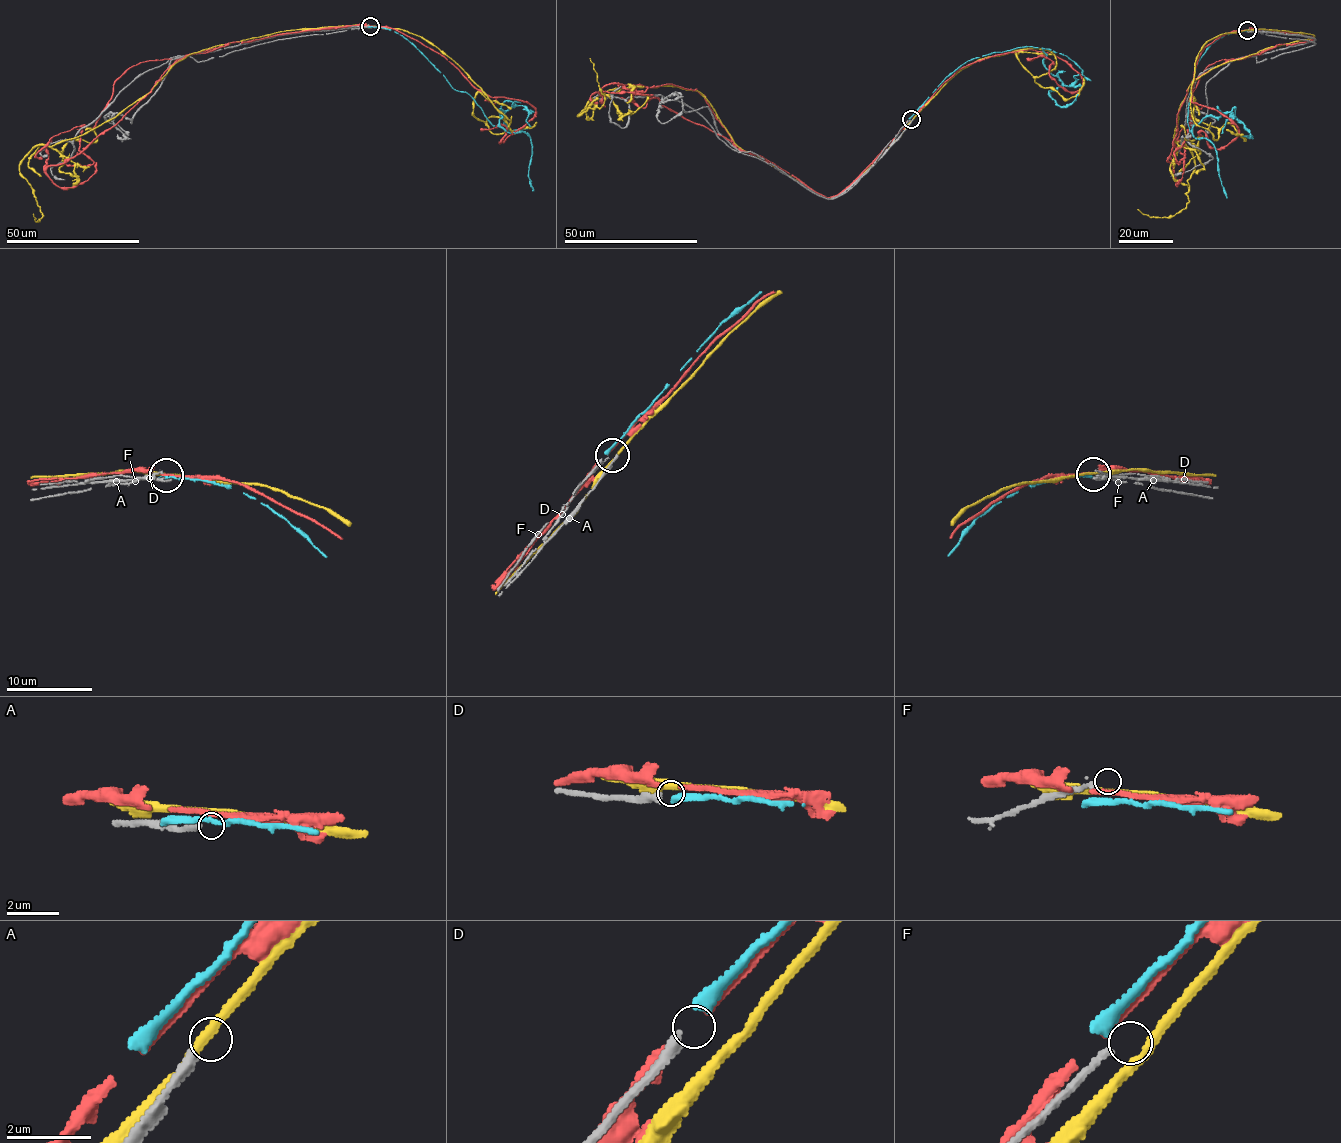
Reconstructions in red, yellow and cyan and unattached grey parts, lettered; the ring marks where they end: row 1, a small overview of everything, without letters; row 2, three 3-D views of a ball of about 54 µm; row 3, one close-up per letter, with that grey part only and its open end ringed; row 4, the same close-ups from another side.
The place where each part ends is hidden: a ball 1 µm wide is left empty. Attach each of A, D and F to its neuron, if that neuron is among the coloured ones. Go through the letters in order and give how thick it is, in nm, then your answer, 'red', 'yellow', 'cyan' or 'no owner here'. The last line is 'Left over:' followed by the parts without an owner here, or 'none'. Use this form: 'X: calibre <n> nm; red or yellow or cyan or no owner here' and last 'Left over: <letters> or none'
A: calibre 260 nm; no owner here
D: calibre 280 nm; cyan
F: calibre 160 nm; no owner here
Left over: A, F

